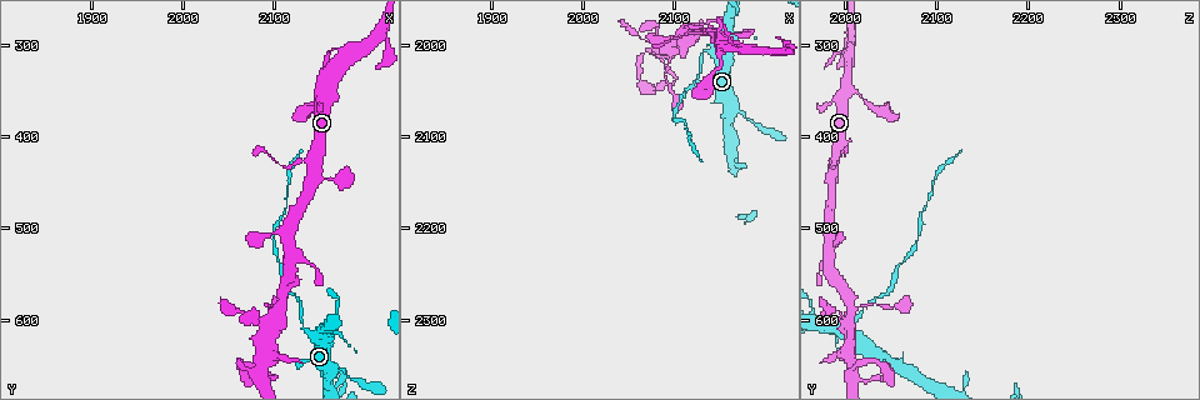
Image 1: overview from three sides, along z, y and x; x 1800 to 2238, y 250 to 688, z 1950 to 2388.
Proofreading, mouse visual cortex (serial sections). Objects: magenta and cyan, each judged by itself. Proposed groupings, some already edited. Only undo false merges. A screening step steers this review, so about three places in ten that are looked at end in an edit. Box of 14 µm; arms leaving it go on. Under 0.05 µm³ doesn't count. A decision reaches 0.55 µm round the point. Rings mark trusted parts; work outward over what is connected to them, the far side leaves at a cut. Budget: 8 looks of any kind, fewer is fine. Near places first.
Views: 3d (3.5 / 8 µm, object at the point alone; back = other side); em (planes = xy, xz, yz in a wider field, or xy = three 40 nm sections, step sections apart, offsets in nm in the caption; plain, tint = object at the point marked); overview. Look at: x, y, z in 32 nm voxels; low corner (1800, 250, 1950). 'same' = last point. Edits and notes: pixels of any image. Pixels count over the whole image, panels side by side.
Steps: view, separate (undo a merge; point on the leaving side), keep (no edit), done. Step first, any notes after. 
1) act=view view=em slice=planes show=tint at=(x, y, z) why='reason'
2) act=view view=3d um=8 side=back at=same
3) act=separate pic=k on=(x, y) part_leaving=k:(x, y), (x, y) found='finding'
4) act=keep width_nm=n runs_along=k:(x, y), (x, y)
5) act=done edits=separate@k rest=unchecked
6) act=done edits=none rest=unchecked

act=view view=3d um=3.5 at=(2170, 445, 1985) why='calibre changes'

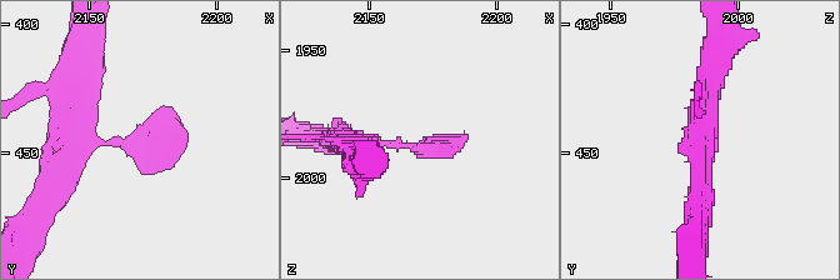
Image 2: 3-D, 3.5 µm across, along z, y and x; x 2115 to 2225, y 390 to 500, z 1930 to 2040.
act=view view=em slice=xy step=2 show=tint at=(2171, 445, 1989)

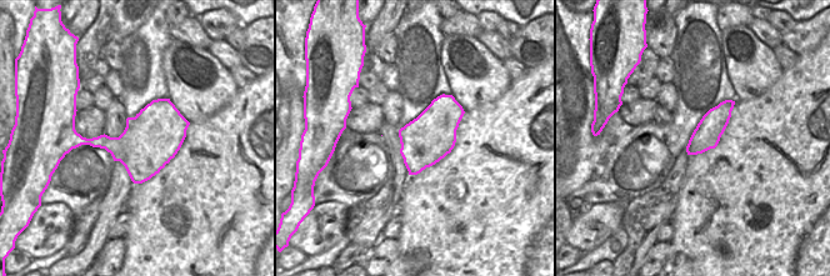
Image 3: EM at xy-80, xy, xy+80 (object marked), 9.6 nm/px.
act=keep runs_along=2:(70, 115), (96, 141), (185, 138) found='all the same cell'

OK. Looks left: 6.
act=view view=3d um=8 at=(2180, 660, 2075) why='a narrow waist'

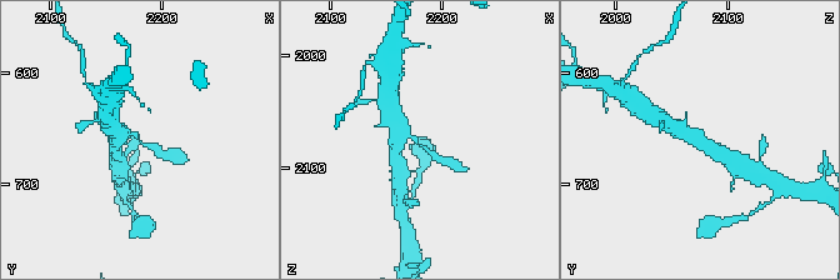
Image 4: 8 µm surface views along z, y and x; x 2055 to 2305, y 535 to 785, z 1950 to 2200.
act=view view=em slice=xy step=5 show=tint at=(2182, 662, 2080) arm_widths_nm=250,450

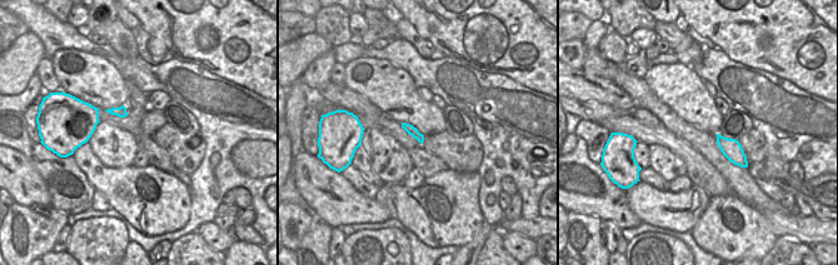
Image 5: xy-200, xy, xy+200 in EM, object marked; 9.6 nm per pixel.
act=keep runs_along=4:(395, 124), (449, 163) found='continuous, no second cell'

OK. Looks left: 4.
act=view view=3d um=8 at=(2140, 620, 2010) why='branch point'

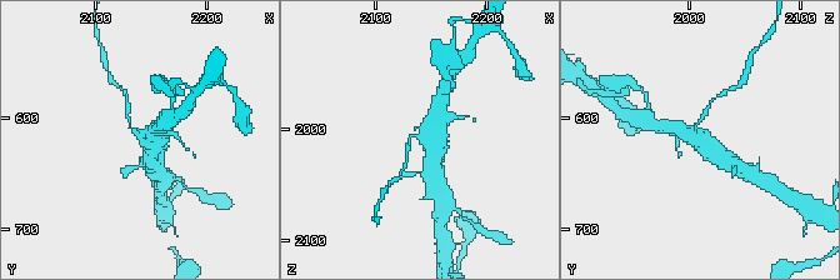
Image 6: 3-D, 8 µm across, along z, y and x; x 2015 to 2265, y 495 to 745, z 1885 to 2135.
act=view view=3d um=3.5 at=(2144, 618, 2008) why='closer look'

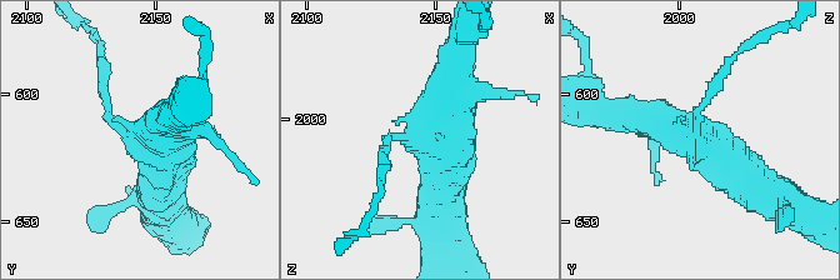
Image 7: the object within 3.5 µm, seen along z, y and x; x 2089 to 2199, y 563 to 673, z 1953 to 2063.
act=view view=em slice=xy step=5 show=tint at=(2142, 616, 2008) arms=3 arm_widths_nm=100,450,500 why='shape alone is not enough'

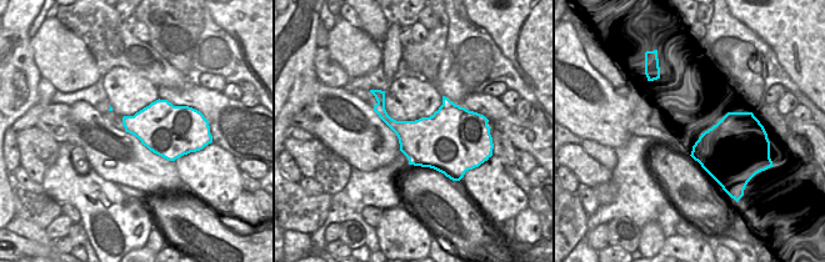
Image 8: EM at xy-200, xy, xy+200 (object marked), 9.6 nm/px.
act=separate pic=7 on=(101, 63) width_nm=500 part_leaving=7:(105, 101), (101, 44), (94, 33) found='two cells meet here'

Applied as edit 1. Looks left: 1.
act=done edits=separate@7 rest=unchecked

